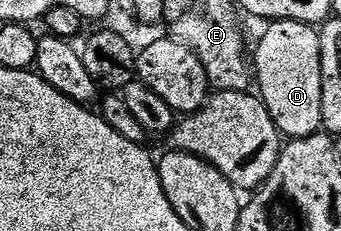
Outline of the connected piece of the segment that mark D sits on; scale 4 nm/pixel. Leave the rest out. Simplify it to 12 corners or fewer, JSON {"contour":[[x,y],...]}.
{"contour":[[264,28],[258,95],[284,137],[323,128],[320,29]]}

